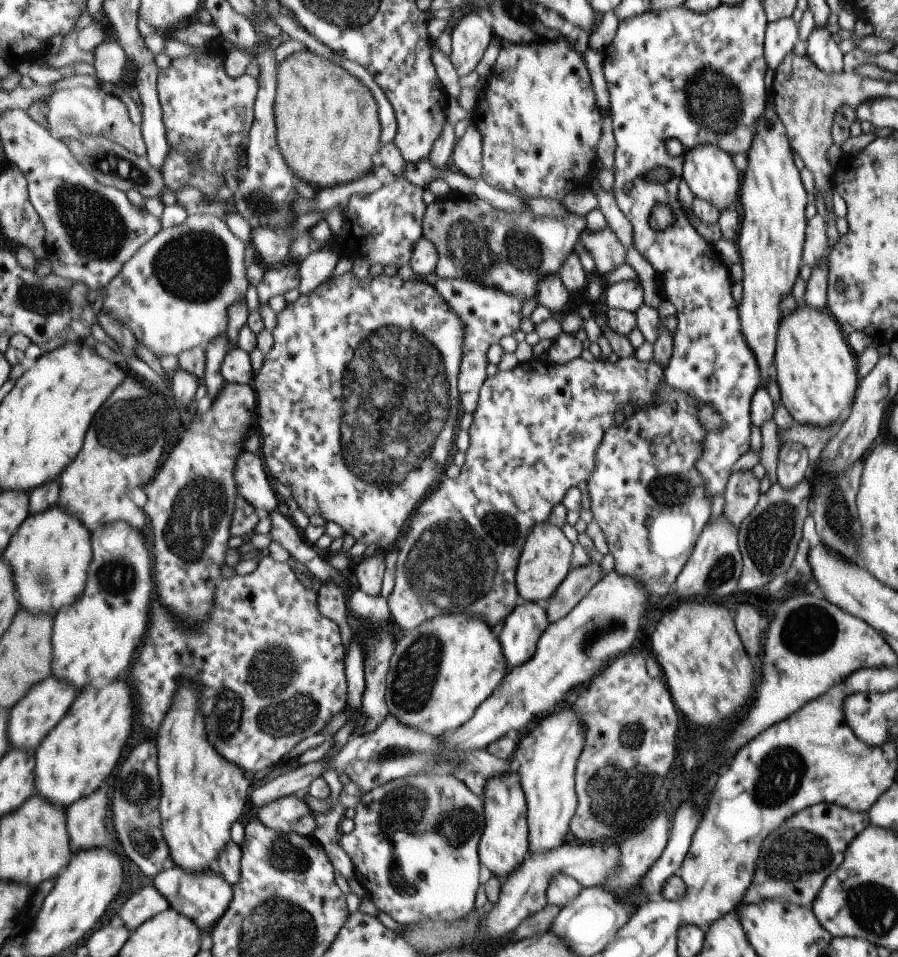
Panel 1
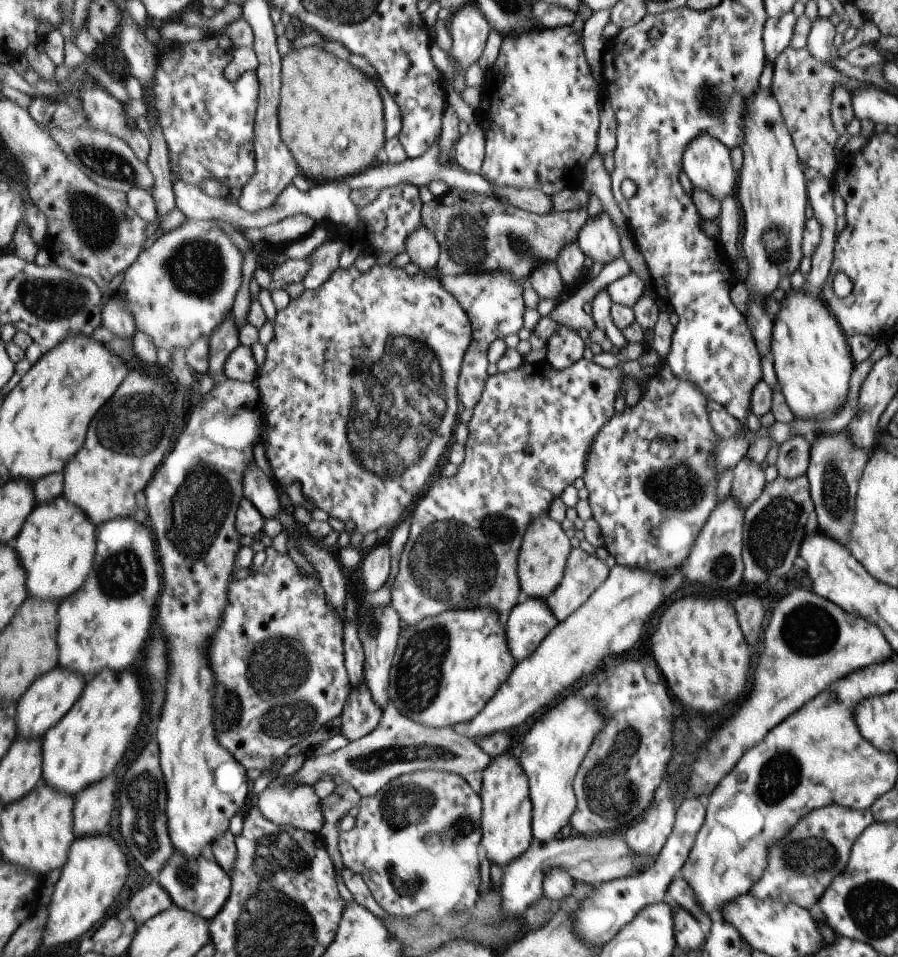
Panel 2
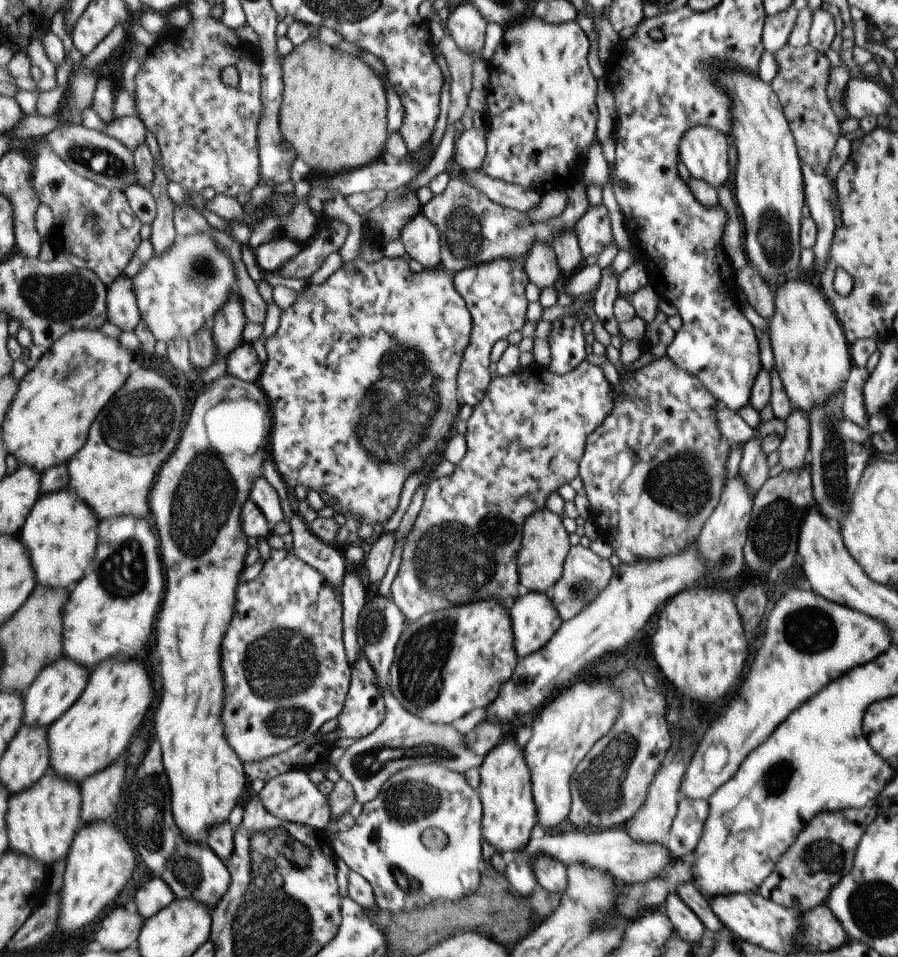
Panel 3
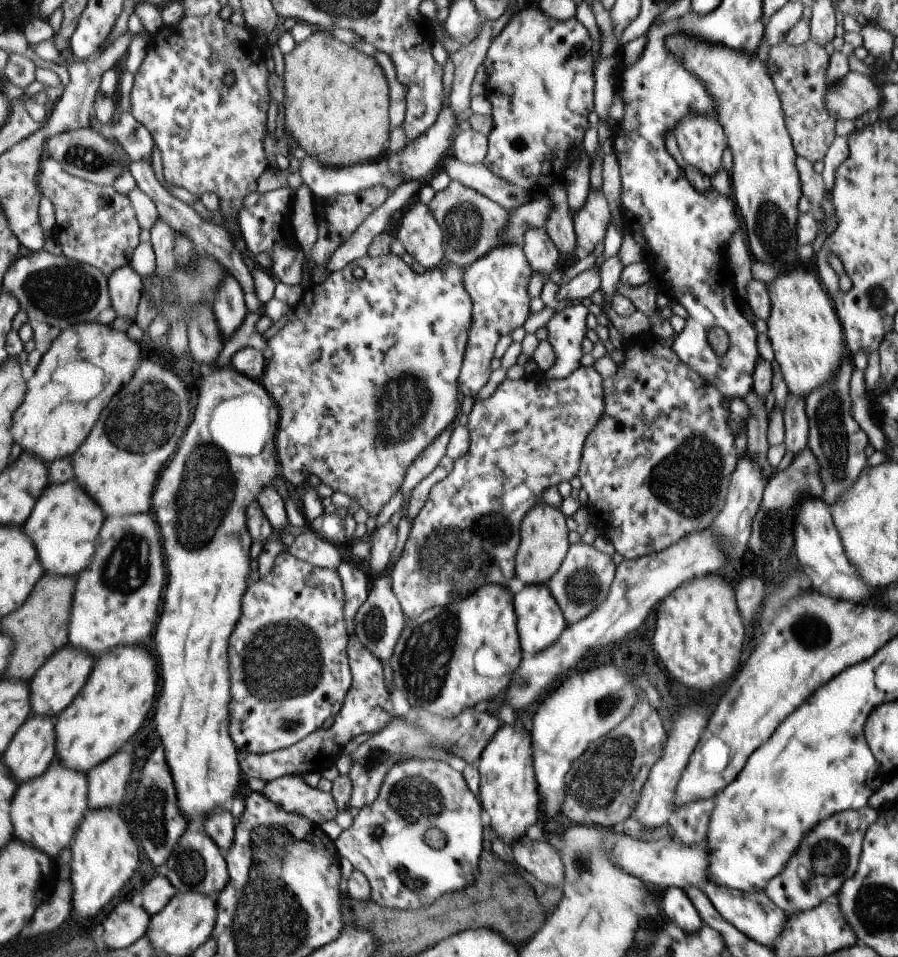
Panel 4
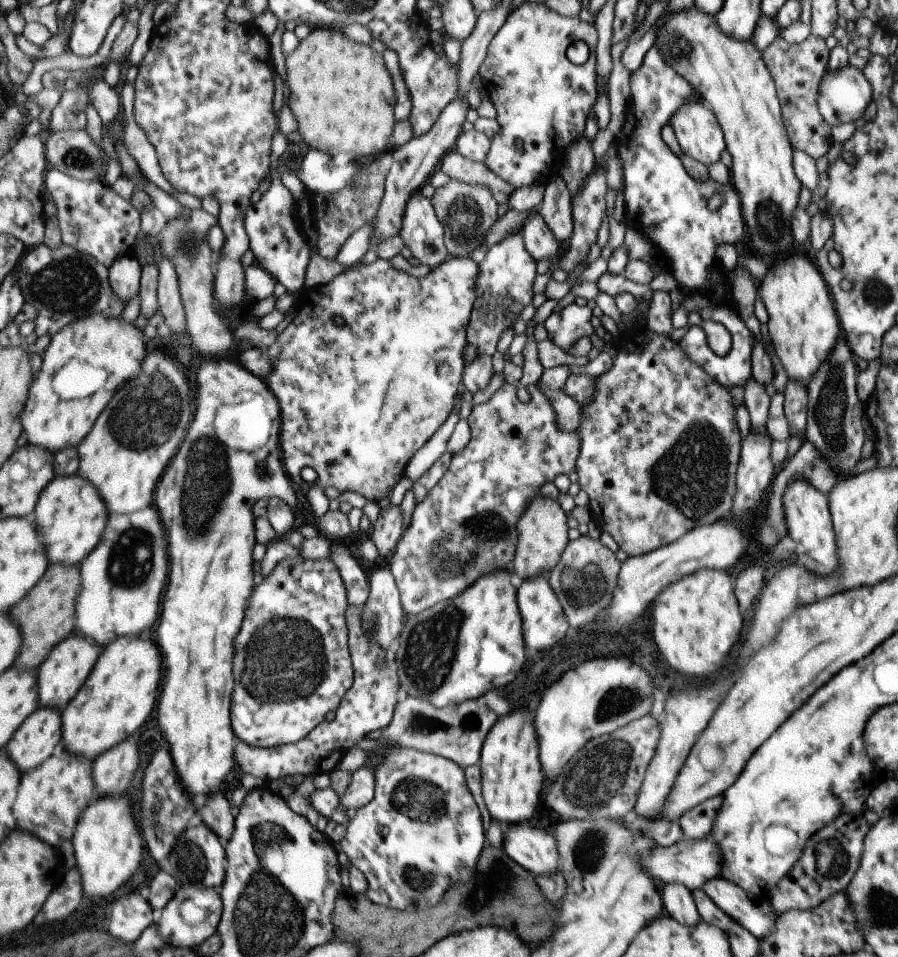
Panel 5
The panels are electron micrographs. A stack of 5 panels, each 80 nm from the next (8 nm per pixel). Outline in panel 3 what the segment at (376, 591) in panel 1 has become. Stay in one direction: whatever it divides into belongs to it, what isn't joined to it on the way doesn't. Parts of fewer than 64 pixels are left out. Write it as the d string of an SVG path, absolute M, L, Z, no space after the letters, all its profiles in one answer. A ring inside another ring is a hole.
M382 533L371 546L368 547L365 568L369 583L380 585L385 579L389 566L393 562L396 548L395 533Z

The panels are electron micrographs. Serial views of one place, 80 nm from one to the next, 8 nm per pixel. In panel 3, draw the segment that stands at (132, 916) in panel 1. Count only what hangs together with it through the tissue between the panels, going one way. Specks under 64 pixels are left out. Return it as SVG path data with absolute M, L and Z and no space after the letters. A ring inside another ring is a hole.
M162 877L151 880L145 888L141 888L134 898L137 911L143 918L149 919L168 908L176 900L173 890Z

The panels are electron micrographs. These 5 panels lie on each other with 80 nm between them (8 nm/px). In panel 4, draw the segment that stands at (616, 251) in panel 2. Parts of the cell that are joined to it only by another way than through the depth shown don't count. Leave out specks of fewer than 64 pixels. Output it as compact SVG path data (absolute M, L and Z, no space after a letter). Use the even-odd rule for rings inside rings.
M588 190L587 200L583 208L573 214L572 228L575 234L576 261L585 258L594 246L604 240L604 234L609 224L610 211L601 190Z

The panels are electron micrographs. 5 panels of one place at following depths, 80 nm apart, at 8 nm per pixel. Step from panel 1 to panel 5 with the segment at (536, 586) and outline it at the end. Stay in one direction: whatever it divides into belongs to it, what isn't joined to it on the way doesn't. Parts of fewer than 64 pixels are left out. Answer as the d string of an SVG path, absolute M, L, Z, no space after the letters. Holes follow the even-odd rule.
M541 494L535 495L526 506L525 512L517 519L517 548L513 558L513 572L521 580L547 575L554 568L568 541L566 518L567 514L561 510L557 500Z

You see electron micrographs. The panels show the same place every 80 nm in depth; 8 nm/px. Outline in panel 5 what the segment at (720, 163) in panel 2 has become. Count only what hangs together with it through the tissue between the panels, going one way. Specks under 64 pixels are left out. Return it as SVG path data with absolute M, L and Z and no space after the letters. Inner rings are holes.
M689 97L669 117L680 150L694 161L707 168L719 161L719 154L725 149L721 127L702 99Z

